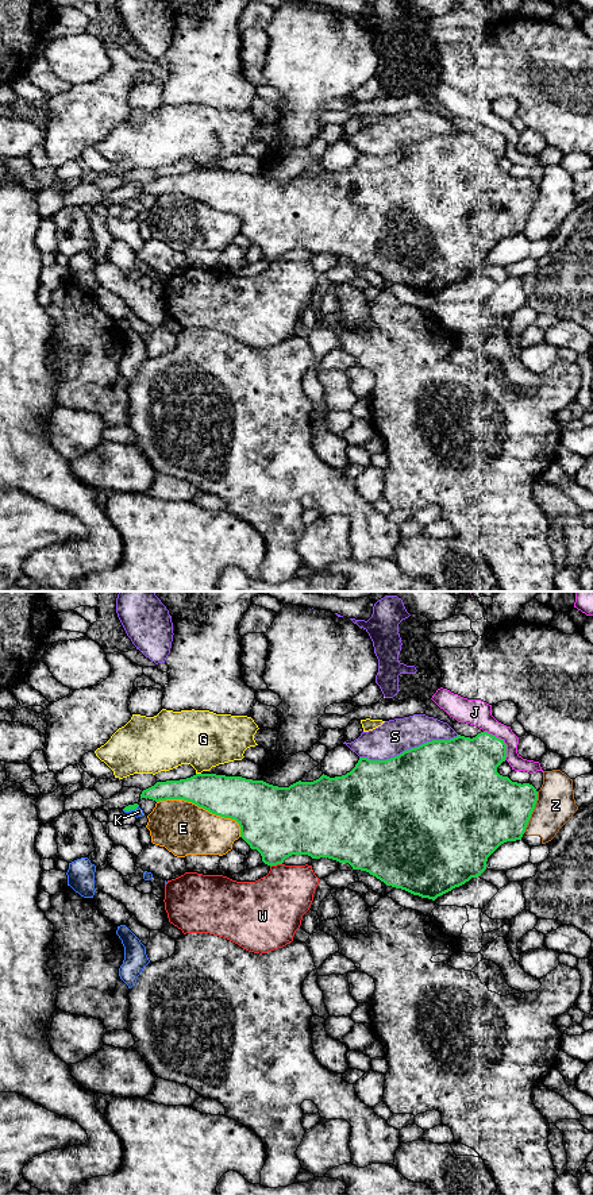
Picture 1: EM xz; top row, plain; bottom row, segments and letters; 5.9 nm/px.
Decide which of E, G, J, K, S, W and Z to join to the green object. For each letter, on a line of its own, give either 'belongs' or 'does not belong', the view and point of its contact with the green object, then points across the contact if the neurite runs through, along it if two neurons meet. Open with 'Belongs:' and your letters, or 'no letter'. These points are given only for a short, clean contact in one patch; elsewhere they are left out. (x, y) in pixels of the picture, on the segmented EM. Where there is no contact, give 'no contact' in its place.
Belongs: K
E: does not belong; meets green in xz at (204, 808)
G: does not belong; meets green in xz at (199, 774)
J: does not belong; meets green in xz at (503, 741)
K: belongs; meets green in xz at (130, 809); runs through xz (134, 806), (130, 809), (138, 812)
S: does not belong; meets green in xz at (408, 750)
W: does not belong; meets green in xz at (276, 864)
Z: does not belong; meets green in xz at (532, 810)

